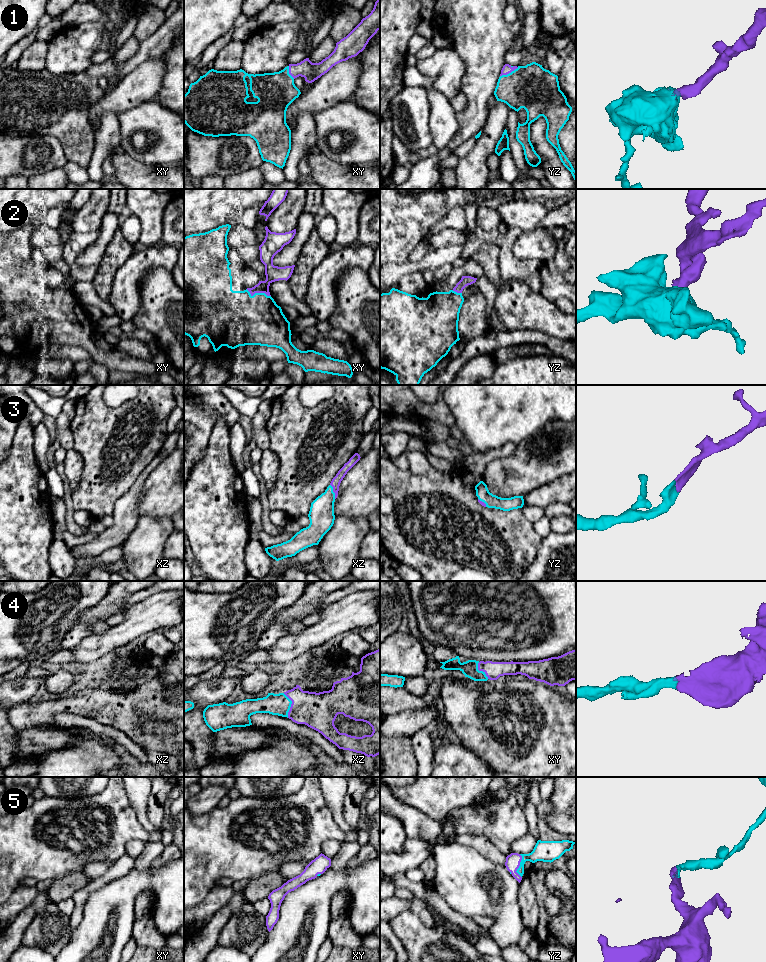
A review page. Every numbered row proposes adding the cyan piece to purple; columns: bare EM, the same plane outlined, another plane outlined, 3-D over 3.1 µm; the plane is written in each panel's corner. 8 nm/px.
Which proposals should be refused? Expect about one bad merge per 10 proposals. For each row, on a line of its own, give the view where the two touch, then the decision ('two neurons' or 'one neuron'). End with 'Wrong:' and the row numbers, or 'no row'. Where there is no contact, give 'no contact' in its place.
1: contact in yz; one neuron
2: contact in xy; one neuron
3: contact in xz; one neuron
4: contact in xz; one neuron
5: contact in yz; one neuron
Wrong: no row

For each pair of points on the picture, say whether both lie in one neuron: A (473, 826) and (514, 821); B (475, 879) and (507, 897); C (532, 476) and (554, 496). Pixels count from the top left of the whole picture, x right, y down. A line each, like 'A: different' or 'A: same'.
A: same
B: same
C: different

